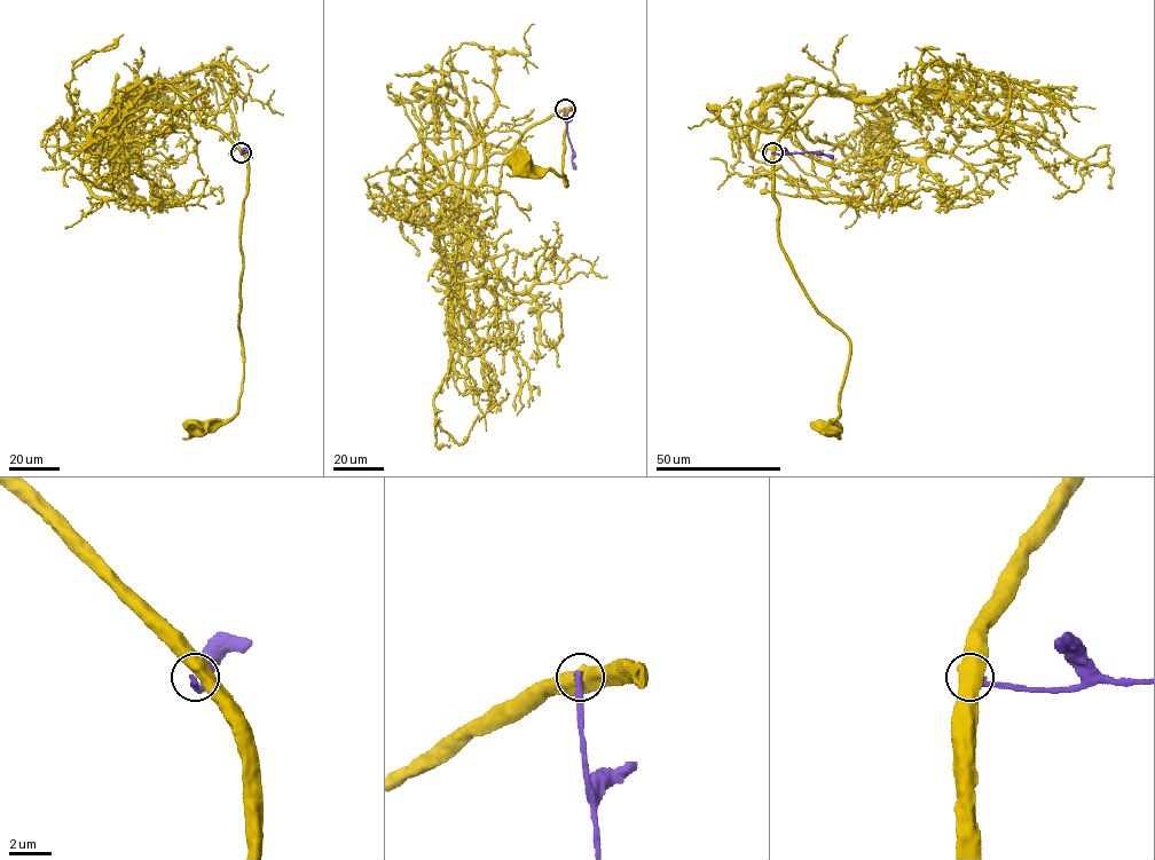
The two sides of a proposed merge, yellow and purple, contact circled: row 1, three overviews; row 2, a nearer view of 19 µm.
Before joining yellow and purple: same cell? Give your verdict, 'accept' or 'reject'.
reject

